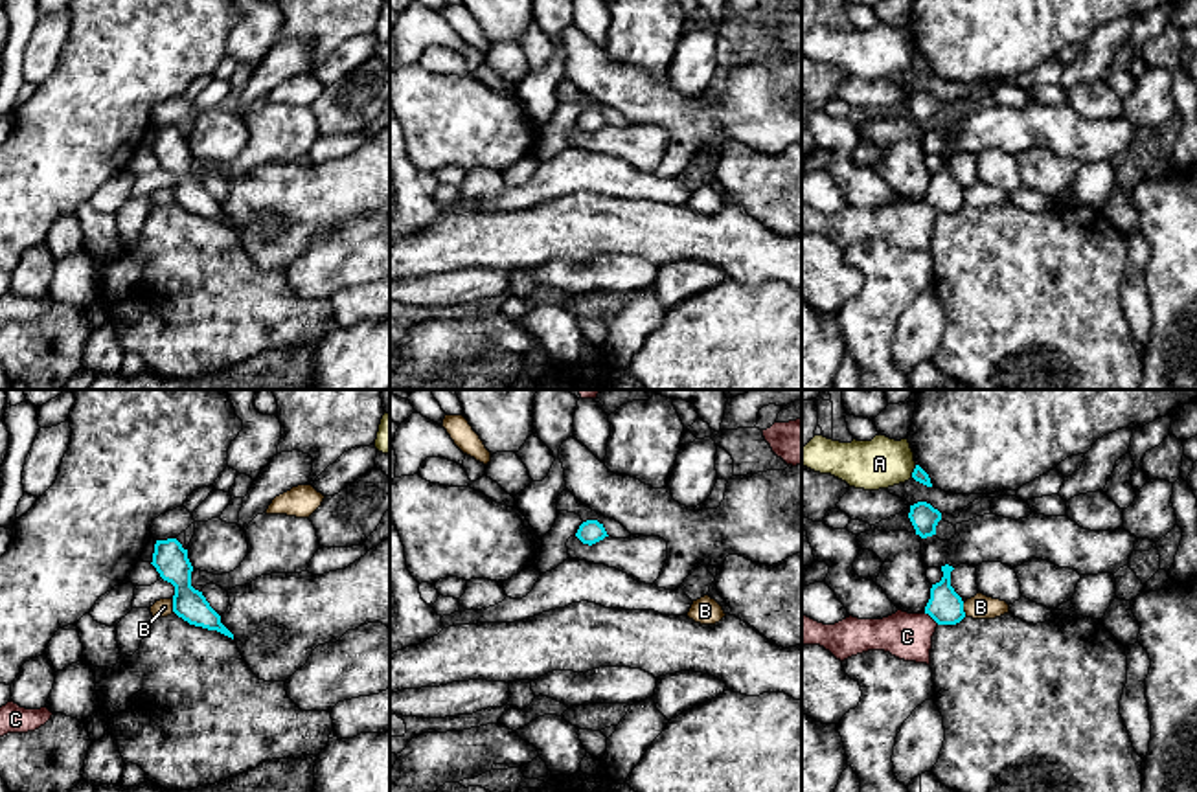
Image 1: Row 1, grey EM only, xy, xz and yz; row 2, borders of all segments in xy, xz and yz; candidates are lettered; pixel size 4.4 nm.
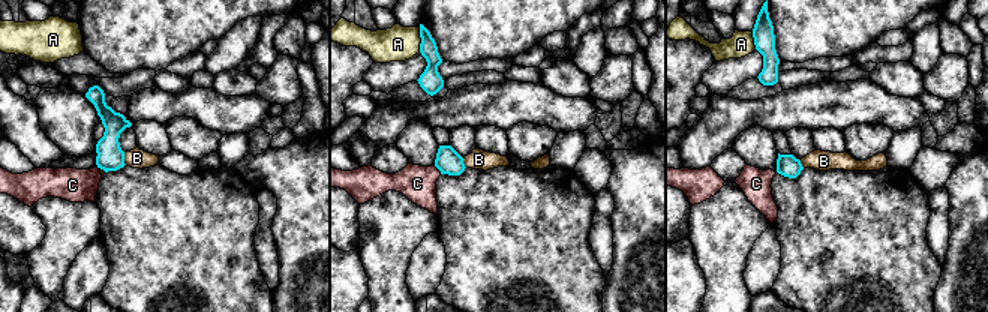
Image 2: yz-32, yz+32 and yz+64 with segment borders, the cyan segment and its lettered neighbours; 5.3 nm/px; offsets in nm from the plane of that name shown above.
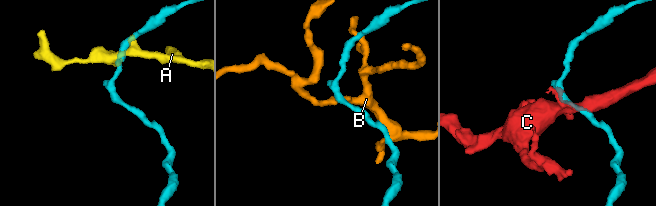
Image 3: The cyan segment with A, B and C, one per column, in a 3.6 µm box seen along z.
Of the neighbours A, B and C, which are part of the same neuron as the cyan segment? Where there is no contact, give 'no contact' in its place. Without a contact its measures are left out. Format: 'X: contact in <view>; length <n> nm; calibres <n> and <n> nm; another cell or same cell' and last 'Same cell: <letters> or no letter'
A: contact in yz; length 60 nm; calibres 60 and 220 nm; another cell
B: contact in xy; length 70 nm; calibres 150 and 80 nm; another cell
C: contact in yz; length 90 nm; calibres 160 and 200 nm; another cell
Same cell: no letter

